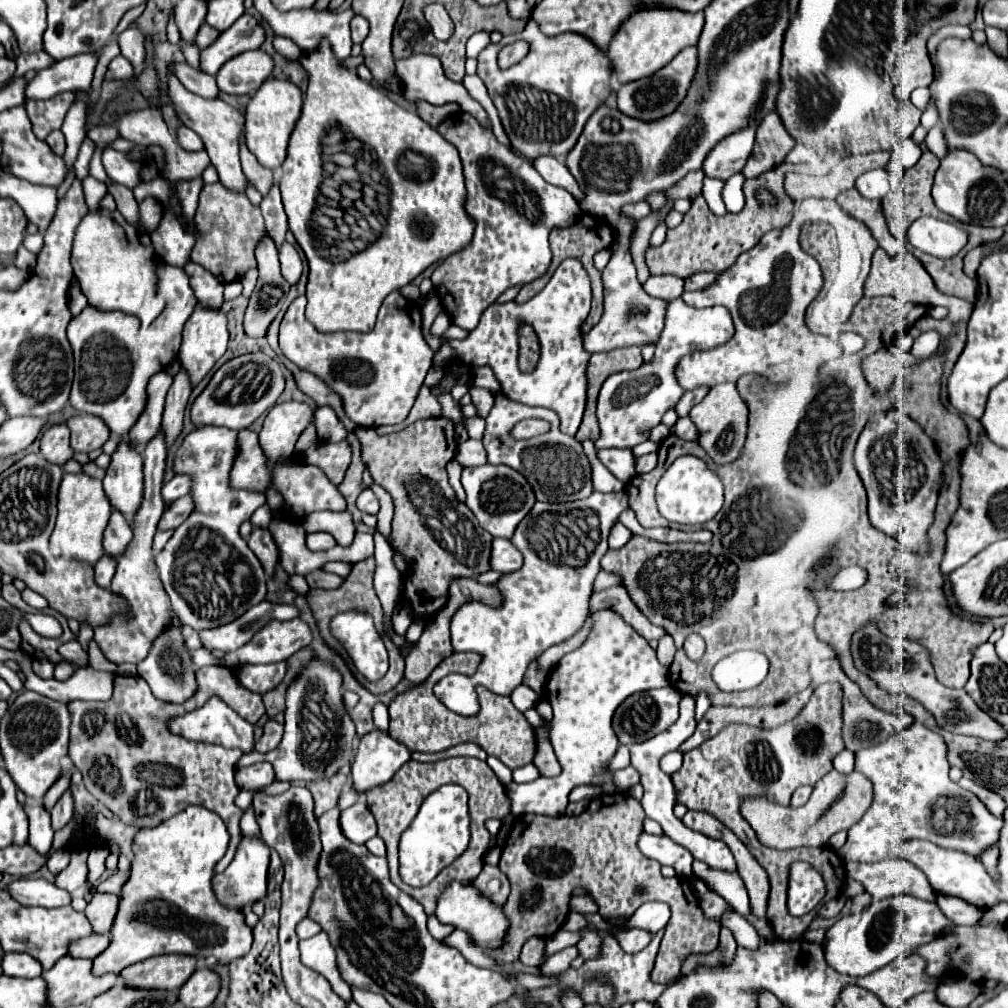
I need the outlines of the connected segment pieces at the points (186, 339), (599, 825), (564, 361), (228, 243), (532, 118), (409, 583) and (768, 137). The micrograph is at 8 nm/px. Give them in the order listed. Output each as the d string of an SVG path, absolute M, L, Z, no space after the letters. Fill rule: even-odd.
M198 305L196 311L192 313L190 321L186 321L186 325L184 325L182 347L178 353L182 369L186 369L192 387L196 387L206 377L206 373L216 365L216 361L226 353L226 345L228 345L226 315L220 309L206 309L206 307Z
M606 793L590 801L590 805L578 815L578 817L550 817L526 813L524 819L516 819L510 837L506 839L506 845L502 849L499 860L500 870L508 877L511 884L511 892L506 901L506 915L512 923L510 933L506 937L506 945L494 951L494 959L500 959L504 963L518 961L518 951L530 937L548 937L554 933L554 927L560 927L568 913L568 901L576 887L586 887L590 897L598 903L602 917L630 917L632 911L636 911L644 901L664 901L672 909L672 917L666 925L666 935L660 943L660 973L652 973L654 981L668 985L670 981L680 977L680 965L686 955L690 953L708 953L718 947L718 933L720 923L714 919L706 919L702 913L702 907L698 903L696 893L692 891L688 879L664 879L660 875L658 861L646 859L638 849L638 837L644 831L644 809L640 801L636 801L630 793ZM538 848L538 861L526 860L529 851ZM638 887L642 887L642 893L636 893Z
M566 259L566 261L560 263L560 267L554 271L548 285L534 299L530 299L526 303L508 301L508 303L490 305L482 313L482 319L480 319L478 327L474 331L470 331L466 339L450 341L450 343L458 351L458 357L464 365L468 365L468 367L488 365L494 371L494 375L498 377L498 383L502 385L502 393L508 399L524 403L524 405L542 405L542 407L552 409L560 417L560 431L568 433L568 435L574 435L578 431L582 415L584 415L586 385L588 385L586 367L588 367L588 361L592 357L592 353L586 353L586 349L582 345L582 331L580 331L582 323L586 321L586 317L590 313L590 299L592 299L592 289L590 289L590 277L588 277L586 269L582 267L582 263L578 259ZM520 319L534 327L534 331L538 335L538 341L540 341L540 359L538 359L538 365L534 367L532 373L522 373L518 369L518 361L516 361L516 349L518 349L516 323Z
M204 183L194 221L200 231L200 237L196 241L196 247L192 249L192 261L214 273L214 277L218 277L222 285L242 279L248 269L256 267L254 249L258 241L268 235L268 231L260 207L254 207L246 195L232 193L222 183Z
M534 19L528 21L522 33L502 37L478 55L478 77L488 87L488 95L500 113L512 147L530 161L540 155L566 159L566 153L570 153L578 141L586 119L612 93L612 67L602 49L578 33L546 37L540 33ZM518 39L528 41L530 51L518 65L502 71L496 65L498 51Z
M444 417L424 419L408 425L406 429L390 435L378 435L374 428L357 427L354 431L361 443L361 456L370 469L372 479L384 487L394 497L394 519L390 545L404 555L406 563L412 567L410 573L404 575L402 601L408 605L408 611L416 621L428 621L436 611L440 611L448 601L448 587L452 579L458 577L478 577L480 573L490 571L490 549L492 537L478 525L476 517L470 509L460 503L454 495L454 489L448 483L446 463L456 455L454 443L454 423Z
M772 111L768 113L764 121L764 157L754 157L756 169L754 177L758 177L762 171L770 171L776 165L780 165L786 157L786 153L796 145L796 141L786 133L780 117ZM764 163L764 169L762 169Z

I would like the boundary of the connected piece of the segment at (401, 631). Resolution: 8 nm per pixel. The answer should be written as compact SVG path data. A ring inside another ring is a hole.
M396 609L394 611L394 617L392 617L392 627L398 635L406 635L408 627L412 625L412 619L410 619L410 613L406 613L404 609Z

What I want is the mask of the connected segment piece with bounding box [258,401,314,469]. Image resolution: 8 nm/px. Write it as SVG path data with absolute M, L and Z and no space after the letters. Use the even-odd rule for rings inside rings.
M288 401L288 403L280 403L274 405L270 409L270 413L264 419L262 431L258 433L258 441L260 447L268 459L268 463L272 465L270 469L274 469L274 465L282 459L282 451L294 451L294 445L298 441L298 437L302 435L302 431L314 421L314 411L306 405L306 403L298 403L298 401Z

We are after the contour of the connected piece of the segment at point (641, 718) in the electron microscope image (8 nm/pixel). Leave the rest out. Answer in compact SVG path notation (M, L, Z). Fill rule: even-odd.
M670 685L662 687L662 689L650 689L650 691L630 695L614 711L614 717L612 717L612 729L618 735L620 745L642 743L642 741L648 741L650 737L666 731L678 719L678 701L680 701L680 693Z

